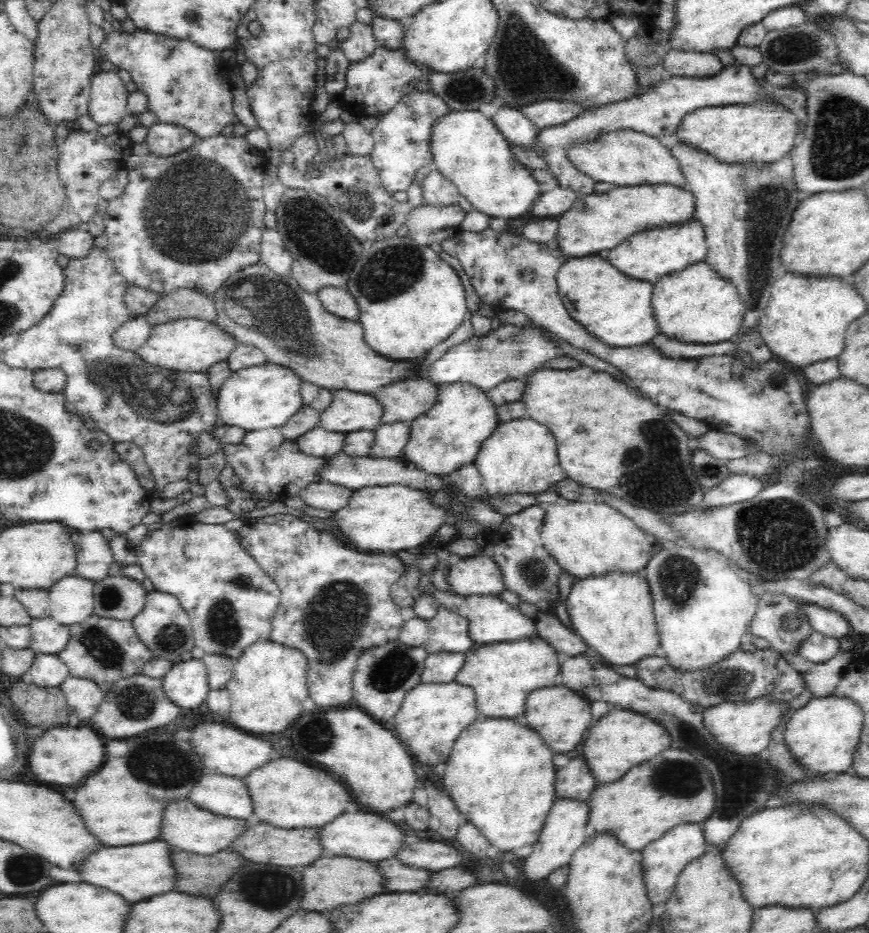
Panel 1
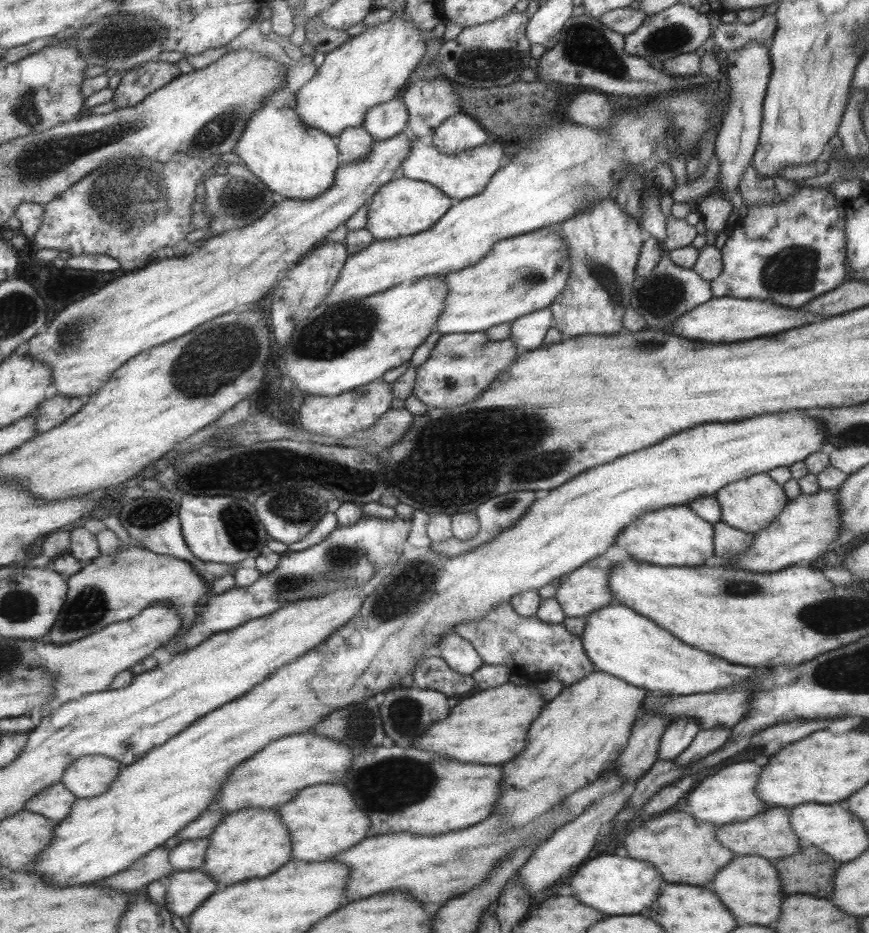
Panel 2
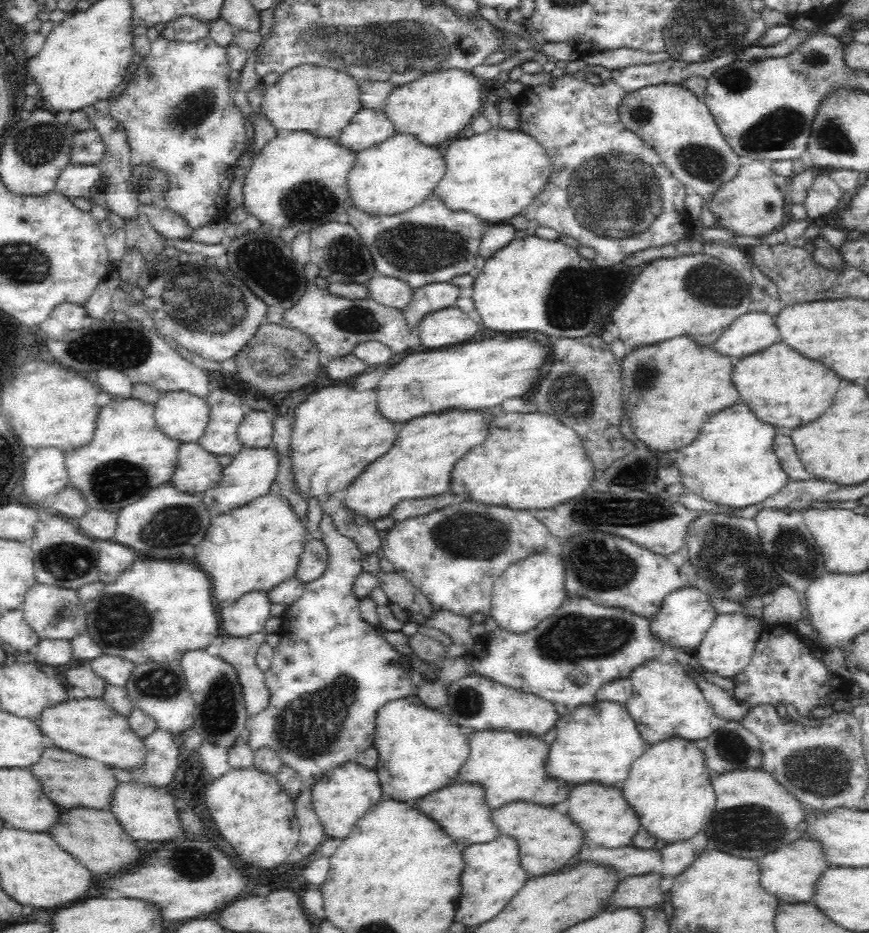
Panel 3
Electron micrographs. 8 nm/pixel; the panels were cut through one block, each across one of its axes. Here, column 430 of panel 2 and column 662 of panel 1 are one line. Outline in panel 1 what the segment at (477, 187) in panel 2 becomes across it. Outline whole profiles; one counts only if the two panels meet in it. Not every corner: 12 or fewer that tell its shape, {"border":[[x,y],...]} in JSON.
{"border":[[634,129],[568,144],[578,172],[613,187],[686,186],[672,148]]}

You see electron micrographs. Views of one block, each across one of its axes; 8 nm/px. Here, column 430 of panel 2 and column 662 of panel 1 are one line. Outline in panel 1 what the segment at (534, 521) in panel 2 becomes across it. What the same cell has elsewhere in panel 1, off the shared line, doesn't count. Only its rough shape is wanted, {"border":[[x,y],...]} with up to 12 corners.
{"border":[[680,544],[645,568],[674,670],[740,649],[759,597],[742,574]]}

